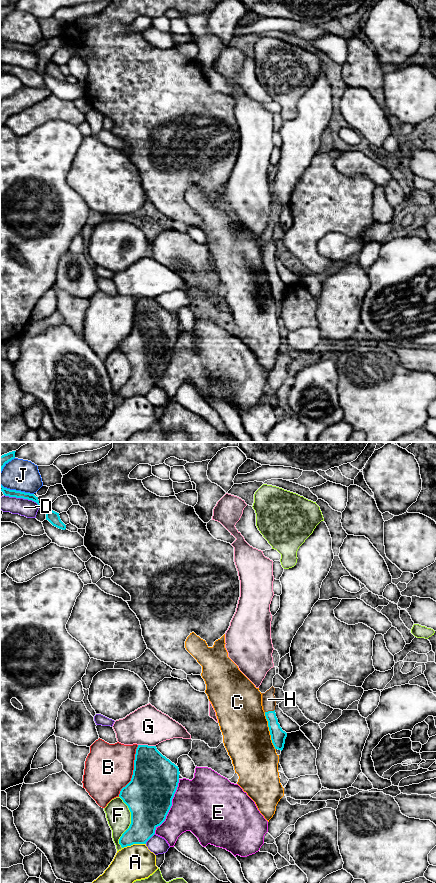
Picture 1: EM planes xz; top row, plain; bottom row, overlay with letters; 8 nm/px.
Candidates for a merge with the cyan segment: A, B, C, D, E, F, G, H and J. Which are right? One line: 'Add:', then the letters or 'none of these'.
Add: H

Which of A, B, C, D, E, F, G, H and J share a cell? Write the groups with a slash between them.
A / B / C / D / E / F / G / H / J

